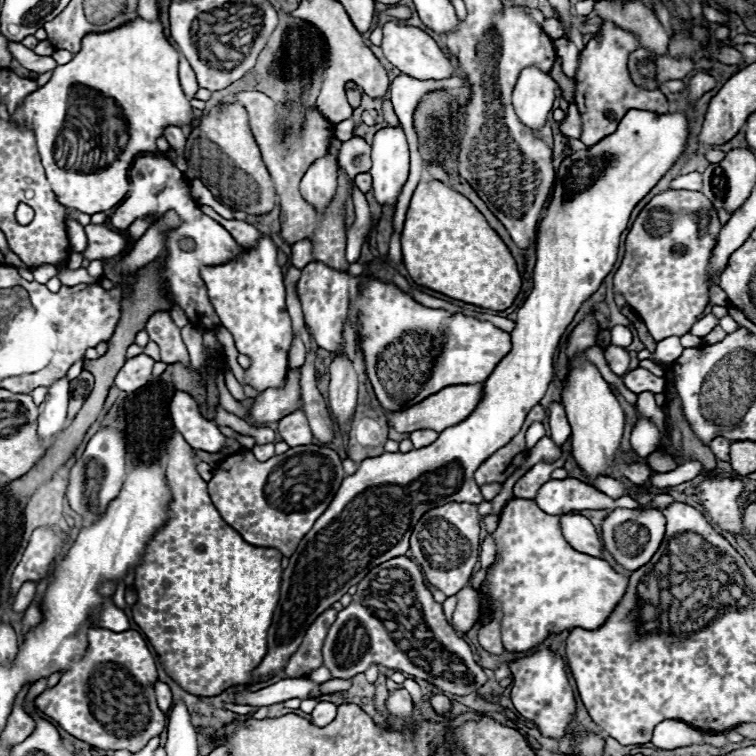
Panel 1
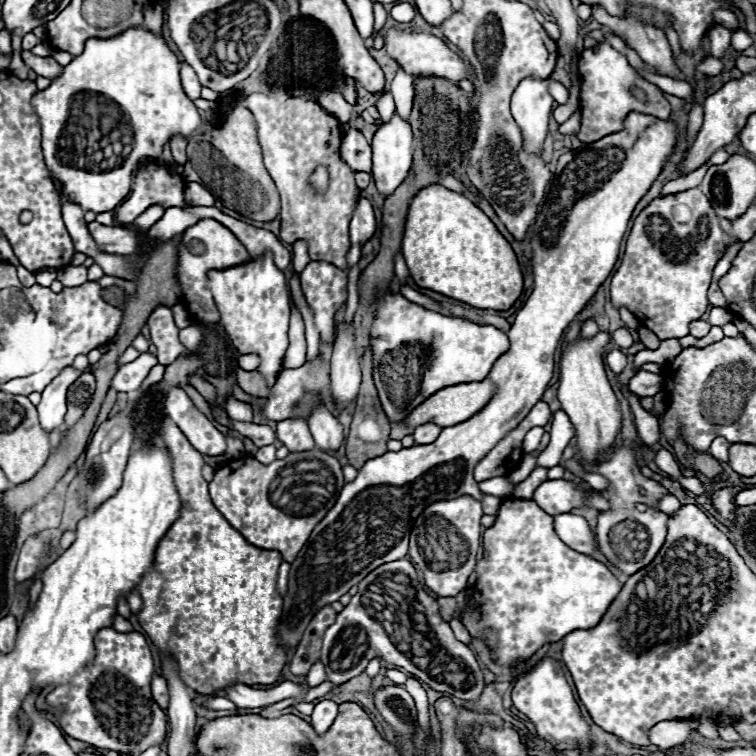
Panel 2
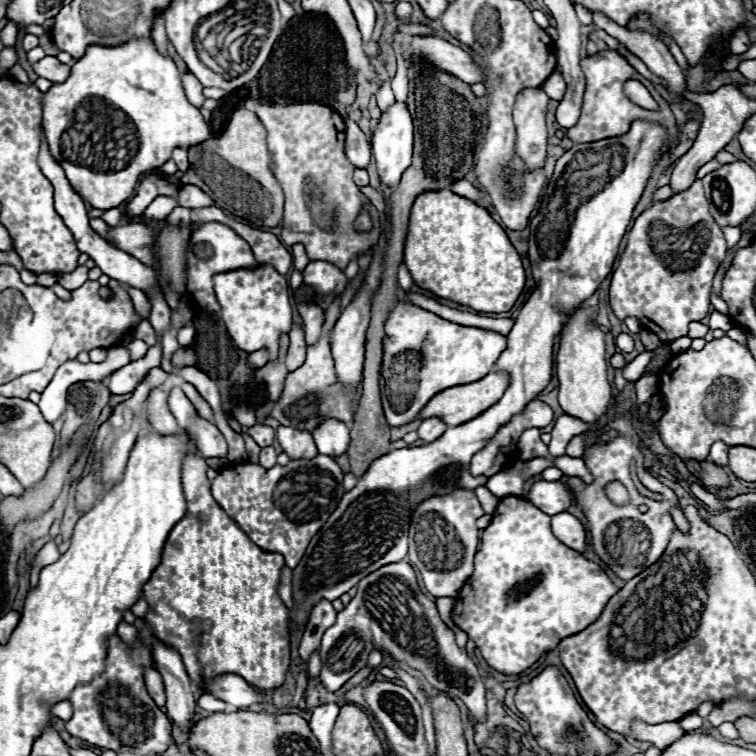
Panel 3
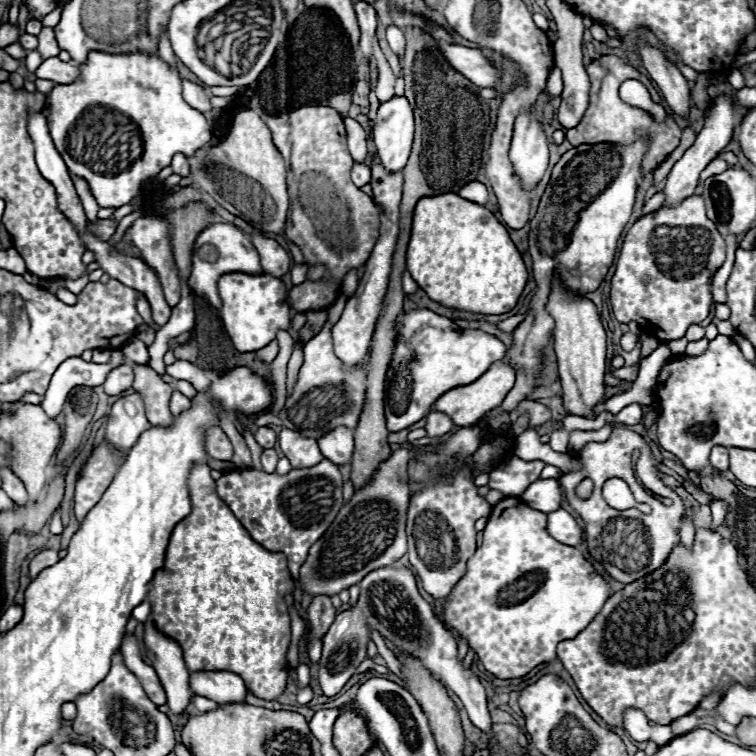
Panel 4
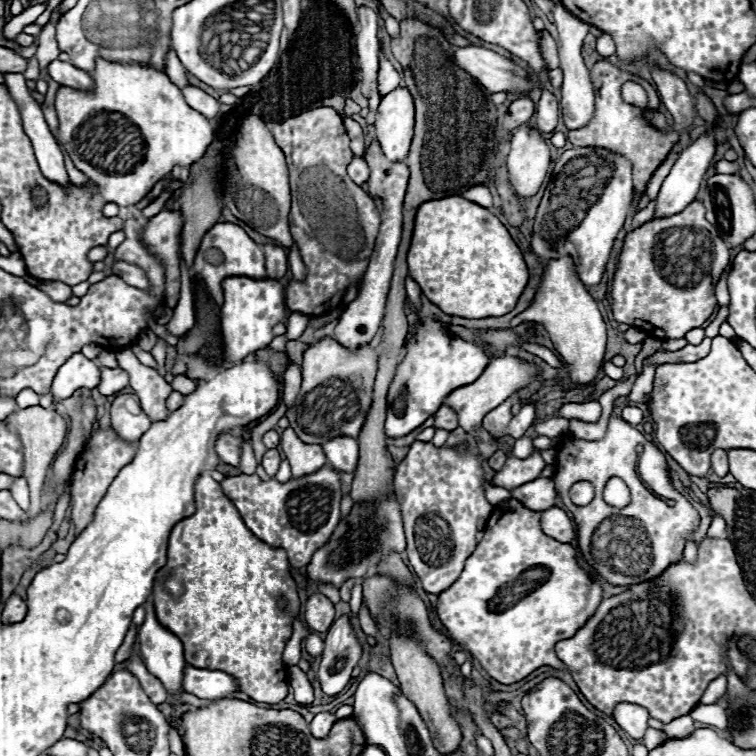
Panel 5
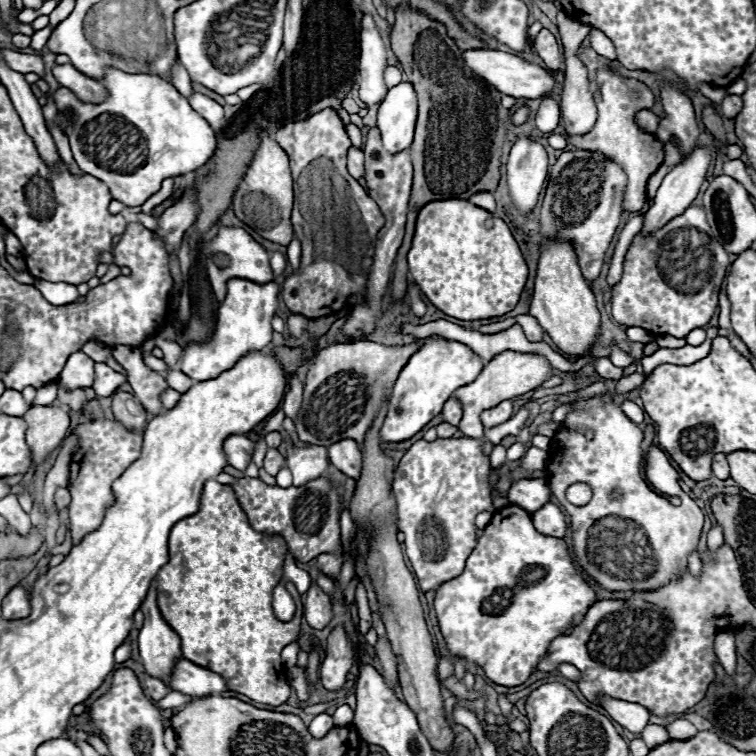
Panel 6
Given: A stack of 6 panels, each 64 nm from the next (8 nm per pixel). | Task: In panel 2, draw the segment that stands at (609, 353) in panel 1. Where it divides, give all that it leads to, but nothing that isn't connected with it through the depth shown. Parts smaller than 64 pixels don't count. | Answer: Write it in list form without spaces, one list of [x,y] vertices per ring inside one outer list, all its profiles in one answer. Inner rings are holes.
[[[612,348],[612,350],[606,354],[606,364],[608,364],[608,368],[610,368],[614,374],[620,374],[620,372],[626,368],[628,358],[626,358],[626,354],[624,354],[622,350]]]

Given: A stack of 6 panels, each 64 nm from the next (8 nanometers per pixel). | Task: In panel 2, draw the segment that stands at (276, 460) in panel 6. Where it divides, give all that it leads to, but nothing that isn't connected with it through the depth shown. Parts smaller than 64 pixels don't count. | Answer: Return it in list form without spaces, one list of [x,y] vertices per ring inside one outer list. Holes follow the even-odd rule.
[[[266,446],[266,448],[258,448],[258,452],[254,454],[254,458],[262,464],[270,464],[276,458],[276,446]]]

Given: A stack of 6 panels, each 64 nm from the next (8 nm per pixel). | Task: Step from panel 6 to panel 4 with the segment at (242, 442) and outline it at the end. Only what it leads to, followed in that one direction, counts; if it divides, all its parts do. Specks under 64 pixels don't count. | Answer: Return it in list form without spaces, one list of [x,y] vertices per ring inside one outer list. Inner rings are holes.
[[[218,426],[206,428],[204,450],[210,458],[216,458],[216,460],[230,460],[232,458],[232,444],[230,444],[228,436]]]

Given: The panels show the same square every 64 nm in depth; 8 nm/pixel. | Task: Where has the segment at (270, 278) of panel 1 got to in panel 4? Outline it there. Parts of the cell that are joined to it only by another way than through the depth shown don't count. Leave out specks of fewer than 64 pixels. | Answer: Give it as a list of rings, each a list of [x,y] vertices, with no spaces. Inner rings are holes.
[[[232,272],[220,276],[218,292],[222,298],[222,320],[226,332],[238,352],[256,352],[260,346],[270,344],[278,330],[290,328],[290,304],[286,284],[272,274],[244,274]]]

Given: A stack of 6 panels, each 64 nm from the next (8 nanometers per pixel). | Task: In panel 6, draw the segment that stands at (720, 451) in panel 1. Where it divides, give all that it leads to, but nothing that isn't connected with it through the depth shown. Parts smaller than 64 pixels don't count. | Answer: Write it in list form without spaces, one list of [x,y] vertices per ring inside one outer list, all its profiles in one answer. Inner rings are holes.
[[[716,454],[714,456],[714,460],[712,460],[712,472],[714,472],[714,476],[716,478],[720,478],[720,480],[726,480],[728,478],[728,464],[726,464],[726,454]]]

